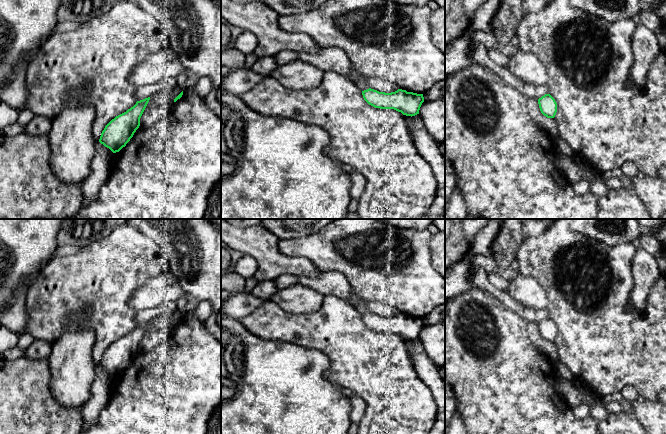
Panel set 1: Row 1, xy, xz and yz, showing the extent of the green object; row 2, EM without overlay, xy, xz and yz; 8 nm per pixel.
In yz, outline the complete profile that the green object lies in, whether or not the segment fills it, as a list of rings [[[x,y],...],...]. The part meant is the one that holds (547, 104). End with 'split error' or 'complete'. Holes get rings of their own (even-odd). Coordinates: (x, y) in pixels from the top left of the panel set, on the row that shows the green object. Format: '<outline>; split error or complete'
[[[545,94],[538,99],[541,113],[547,118],[554,118],[557,112],[557,103],[550,94]]]; complete

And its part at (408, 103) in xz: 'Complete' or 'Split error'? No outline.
Complete

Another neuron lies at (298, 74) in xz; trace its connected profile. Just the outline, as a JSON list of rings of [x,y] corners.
[[[296,59],[277,66],[270,76],[289,89],[314,89],[322,83],[324,74],[315,65]]]

